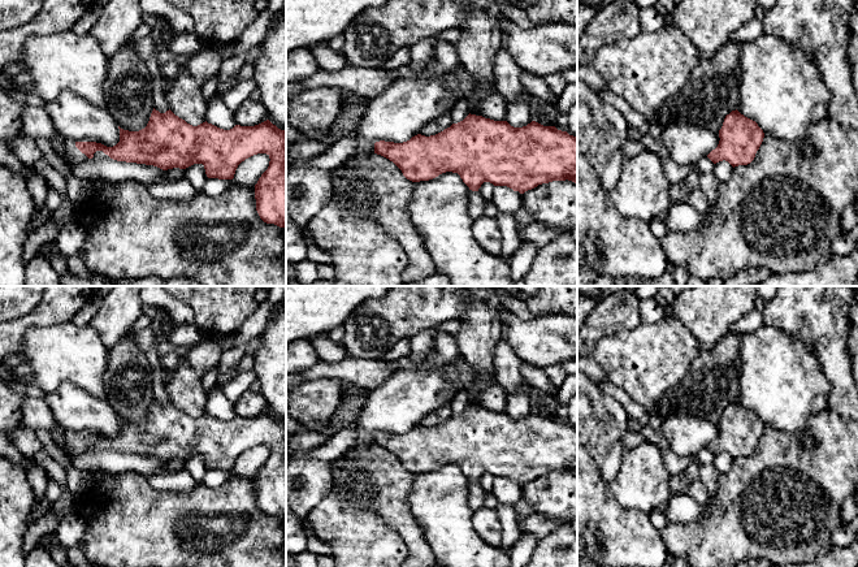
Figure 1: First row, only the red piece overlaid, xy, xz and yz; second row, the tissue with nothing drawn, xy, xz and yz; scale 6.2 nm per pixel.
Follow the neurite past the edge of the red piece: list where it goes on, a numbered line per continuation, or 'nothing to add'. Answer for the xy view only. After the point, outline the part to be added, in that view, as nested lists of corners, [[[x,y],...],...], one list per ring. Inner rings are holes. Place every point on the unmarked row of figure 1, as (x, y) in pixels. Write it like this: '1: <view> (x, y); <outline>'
1: xy (73, 446); [[[66,432],[65,434],[65,446],[66,451],[70,455],[78,455],[84,454],[87,451],[100,451],[100,450],[110,450],[108,446],[105,446],[103,442],[96,442],[94,445],[92,450],[88,450],[84,445],[82,445],[77,438],[74,433]]]

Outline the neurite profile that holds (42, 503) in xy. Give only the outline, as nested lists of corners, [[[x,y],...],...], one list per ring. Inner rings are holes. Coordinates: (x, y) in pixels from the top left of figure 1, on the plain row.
[[[35,497],[34,498],[34,503],[32,506],[36,506],[35,508],[31,507],[31,512],[30,516],[27,519],[27,528],[34,524],[35,521],[38,521],[51,507],[49,502],[47,501],[47,498],[43,497]]]

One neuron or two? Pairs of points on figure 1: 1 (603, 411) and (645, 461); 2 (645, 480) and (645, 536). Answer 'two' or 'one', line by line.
1: two
2: two

